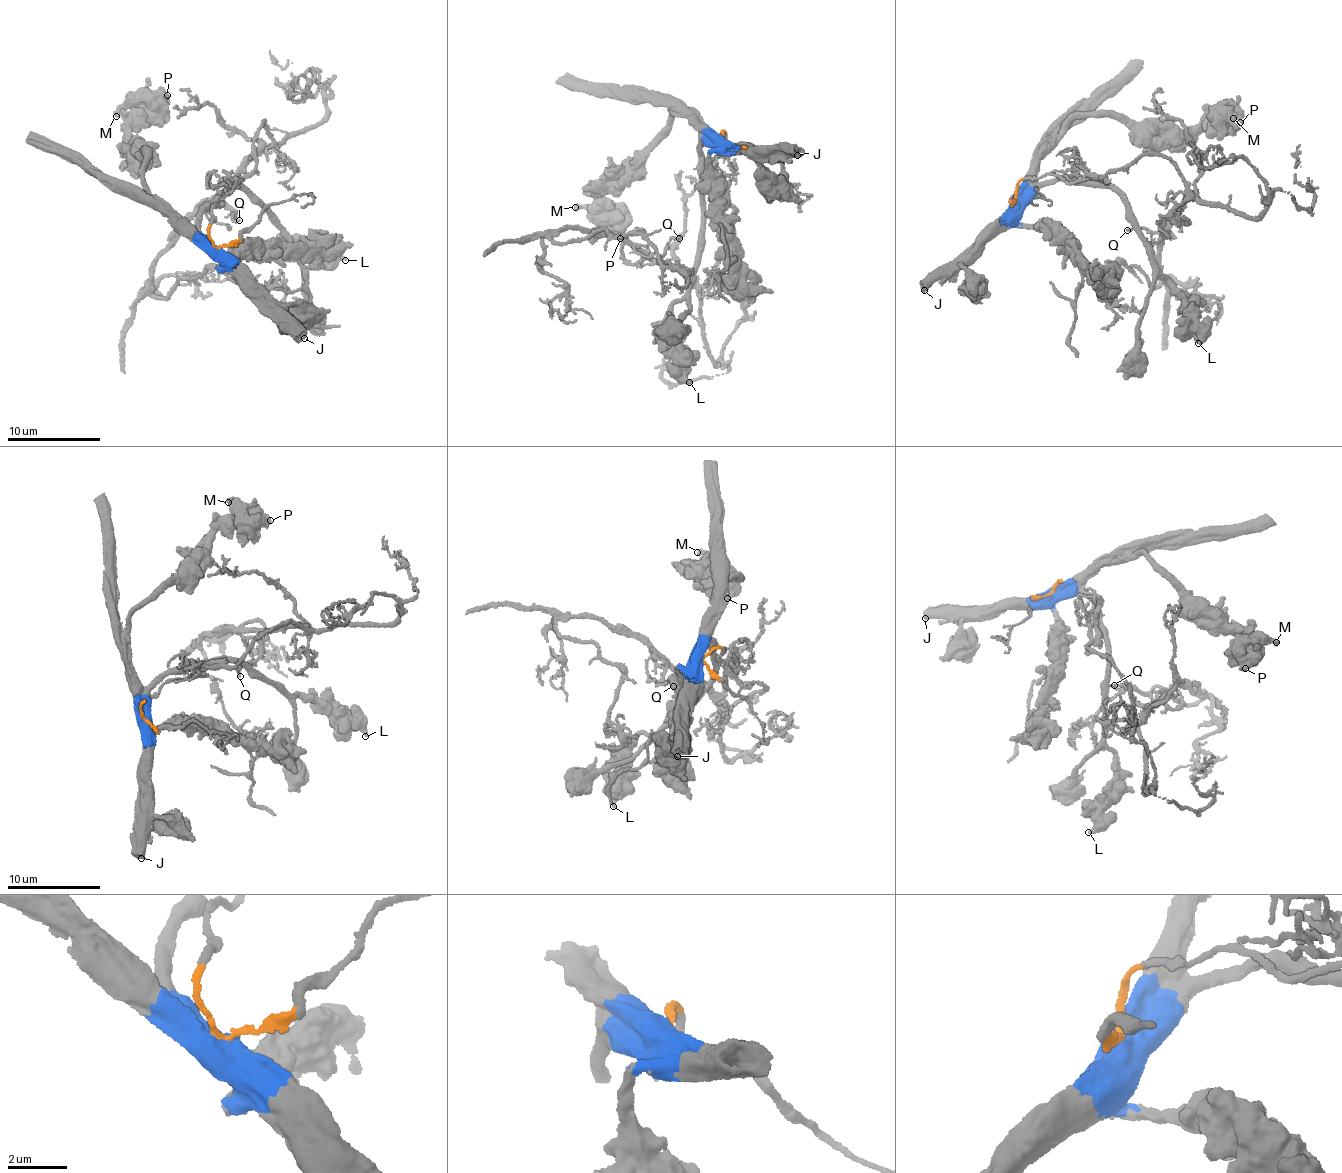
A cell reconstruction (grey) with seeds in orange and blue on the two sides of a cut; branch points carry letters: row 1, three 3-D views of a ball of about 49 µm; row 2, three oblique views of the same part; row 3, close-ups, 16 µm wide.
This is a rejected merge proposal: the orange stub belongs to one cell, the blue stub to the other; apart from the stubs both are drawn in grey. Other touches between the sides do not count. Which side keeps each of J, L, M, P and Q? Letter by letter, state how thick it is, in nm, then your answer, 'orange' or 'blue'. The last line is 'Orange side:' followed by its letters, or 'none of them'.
J: calibre 550 nm; blue
L: calibre 400 nm; blue
M: calibre 400 nm; blue
P: calibre 750 nm; blue
Q: calibre 180 nm; orange
Orange side: Q

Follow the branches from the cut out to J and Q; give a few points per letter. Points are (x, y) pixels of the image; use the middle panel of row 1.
J: (723, 140), (747, 152), (753, 145), (798, 155)
Q: (723, 140), (714, 195), (735, 211), (731, 243), (706, 282), (649, 256), (680, 237)

